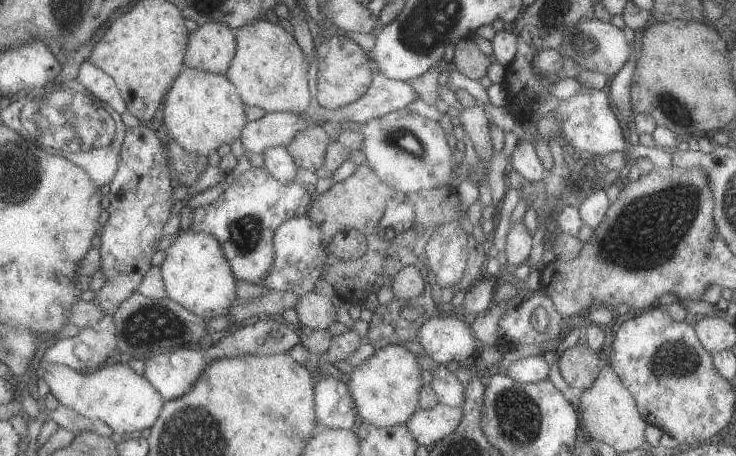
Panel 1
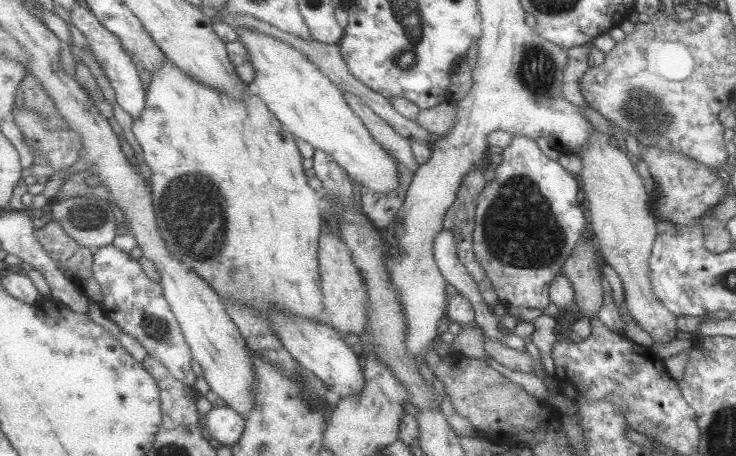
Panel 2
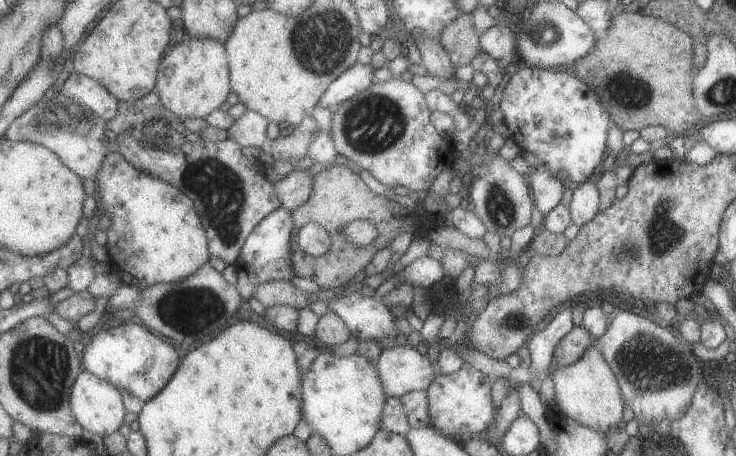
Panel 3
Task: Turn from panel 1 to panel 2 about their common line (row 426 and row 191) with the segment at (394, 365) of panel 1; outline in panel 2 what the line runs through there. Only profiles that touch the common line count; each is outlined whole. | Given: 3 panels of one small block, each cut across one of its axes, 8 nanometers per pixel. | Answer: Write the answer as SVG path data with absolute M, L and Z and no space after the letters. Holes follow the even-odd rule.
M237 27L233 28L238 33L238 39L241 41L248 50L248 54L250 54L251 62L255 65L255 71L257 71L258 79L253 82L253 89L257 96L261 97L267 106L277 115L277 118L297 137L311 144L316 149L324 150L328 152L347 172L350 174L351 178L357 185L367 185L369 188L376 190L380 193L391 193L394 192L395 189L398 189L399 183L401 182L401 178L399 176L399 169L397 162L394 161L393 155L389 153L389 151L385 150L382 144L379 144L375 137L369 132L367 126L363 122L363 119L360 116L355 114L355 111L349 103L346 101L344 91L339 88L339 86L335 85L330 78L328 78L321 70L319 70L318 66L307 56L307 53L296 49L295 45L292 45L289 41L281 40L280 38L275 38L274 36L262 33L261 31L256 31L255 29L250 29L249 27Z

